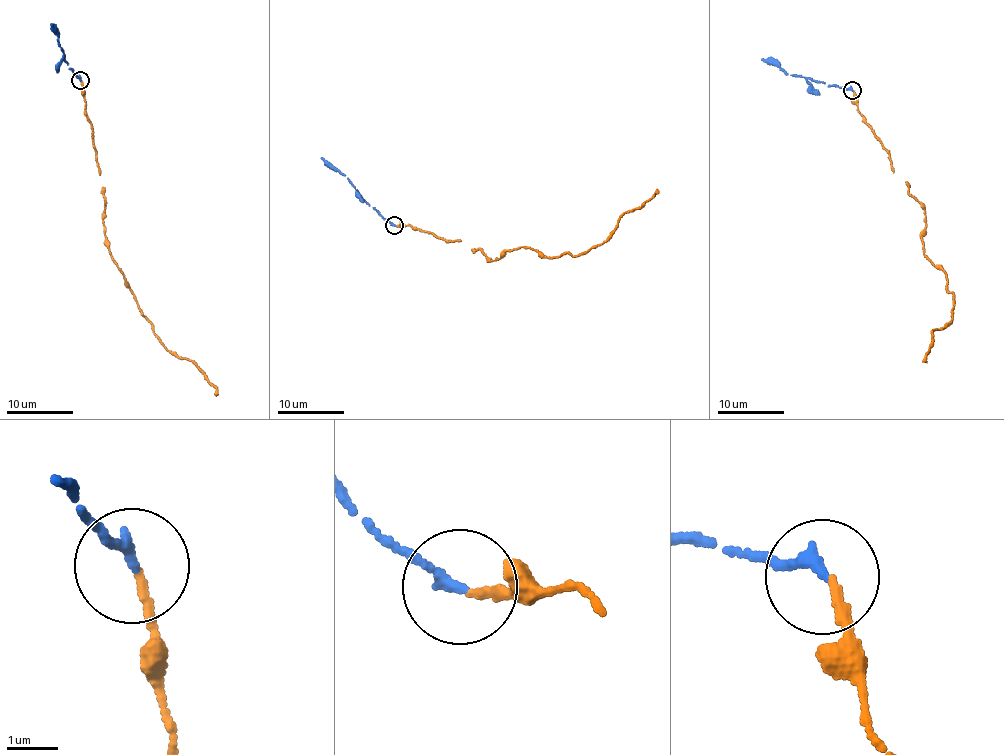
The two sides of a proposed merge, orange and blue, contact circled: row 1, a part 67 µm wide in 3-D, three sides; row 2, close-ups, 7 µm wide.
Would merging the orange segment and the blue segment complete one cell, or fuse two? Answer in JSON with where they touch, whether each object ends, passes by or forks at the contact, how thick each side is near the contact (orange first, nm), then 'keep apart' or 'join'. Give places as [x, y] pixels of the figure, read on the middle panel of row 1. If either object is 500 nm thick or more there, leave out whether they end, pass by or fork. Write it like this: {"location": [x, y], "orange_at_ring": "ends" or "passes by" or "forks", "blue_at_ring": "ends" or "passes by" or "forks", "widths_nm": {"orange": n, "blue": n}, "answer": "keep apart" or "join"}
{"location": [394, 225], "orange_at_ring": "ends", "blue_at_ring": "ends", "widths_nm": {"orange": 150, "blue": 220}, "answer": "join"}

